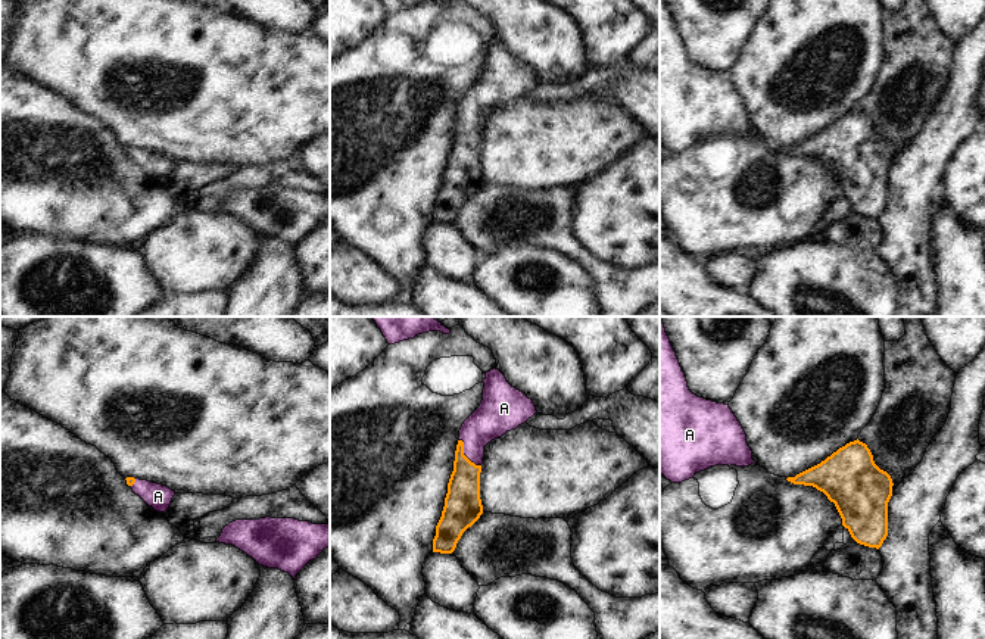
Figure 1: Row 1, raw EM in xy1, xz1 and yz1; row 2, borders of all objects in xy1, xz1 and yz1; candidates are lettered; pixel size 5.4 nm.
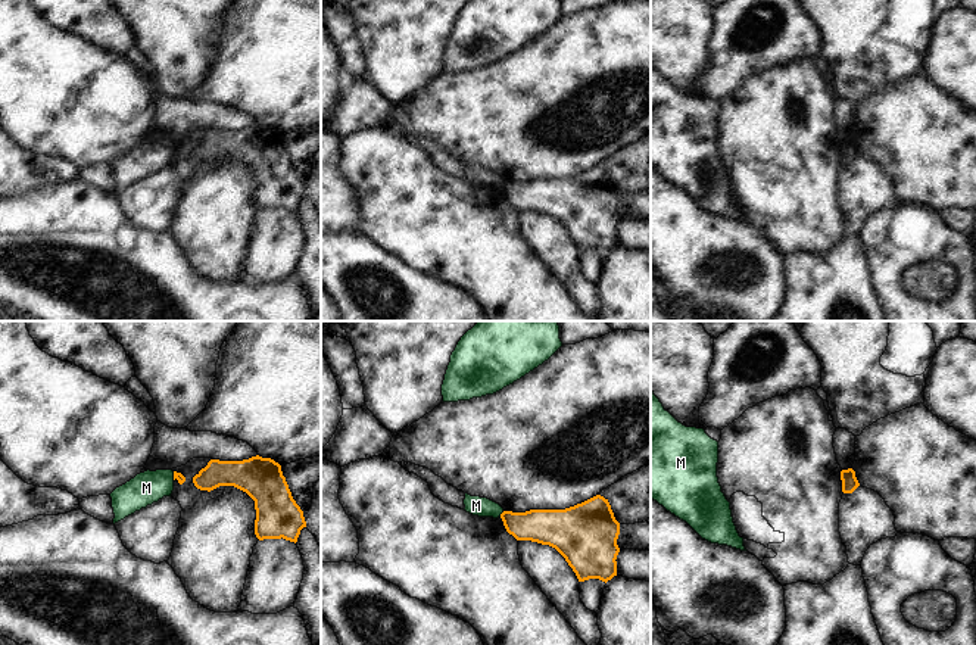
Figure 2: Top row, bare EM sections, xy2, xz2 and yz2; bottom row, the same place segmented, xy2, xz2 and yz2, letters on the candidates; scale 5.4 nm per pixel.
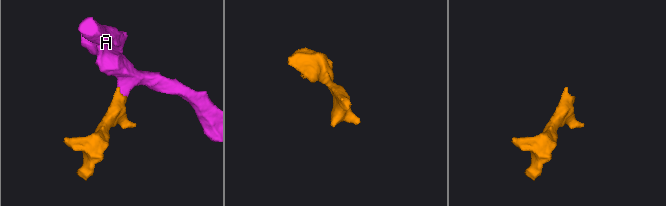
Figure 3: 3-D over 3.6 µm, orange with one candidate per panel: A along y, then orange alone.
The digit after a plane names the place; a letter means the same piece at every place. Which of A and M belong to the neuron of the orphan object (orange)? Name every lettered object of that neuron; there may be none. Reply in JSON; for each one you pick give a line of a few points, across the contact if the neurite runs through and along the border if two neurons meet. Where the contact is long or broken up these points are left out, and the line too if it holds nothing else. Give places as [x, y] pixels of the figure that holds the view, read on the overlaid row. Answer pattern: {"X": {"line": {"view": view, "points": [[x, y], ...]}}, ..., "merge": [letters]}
{"A": {"line": {"view": "xz1", "points": [[463, 501], [464, 455], [473, 438], [491, 420]]}}, "merge": ["A"]}

